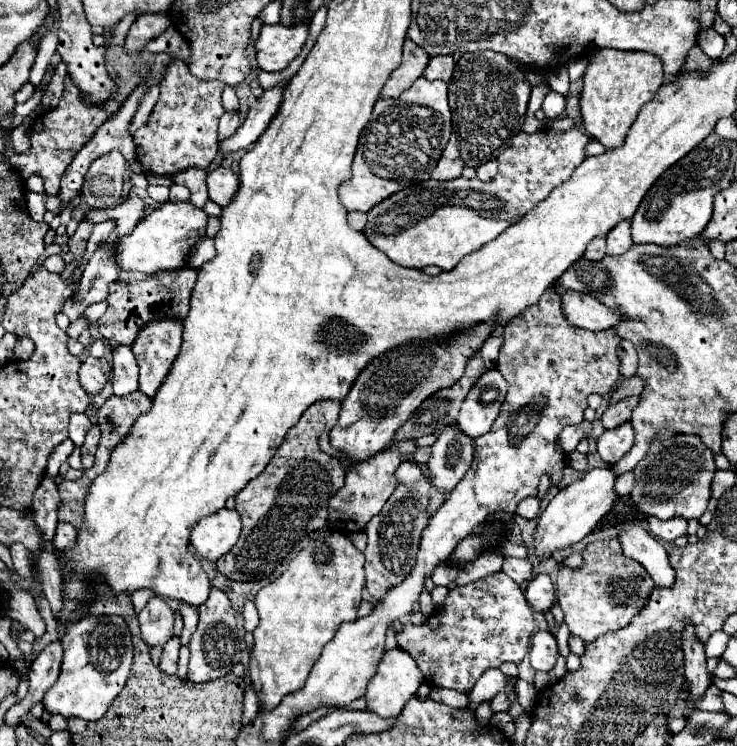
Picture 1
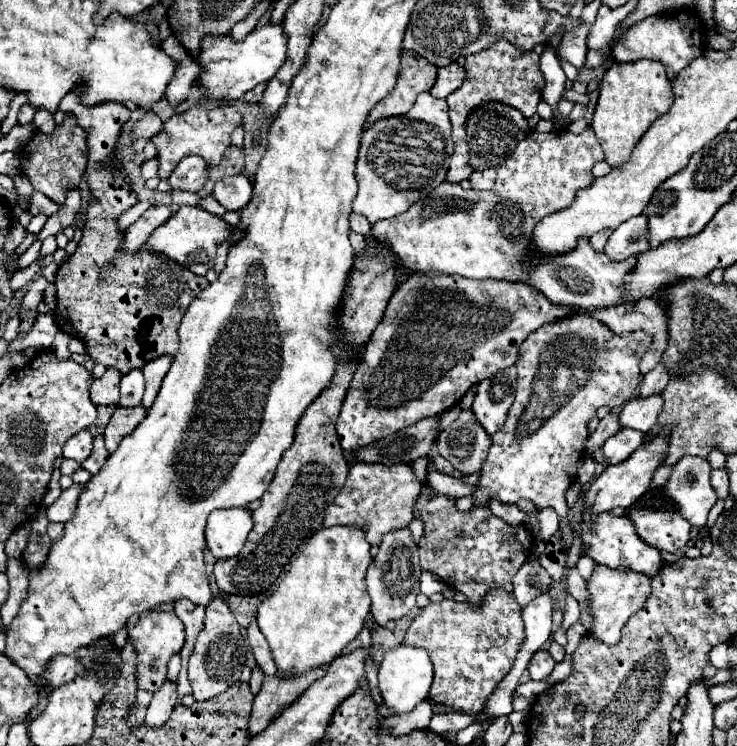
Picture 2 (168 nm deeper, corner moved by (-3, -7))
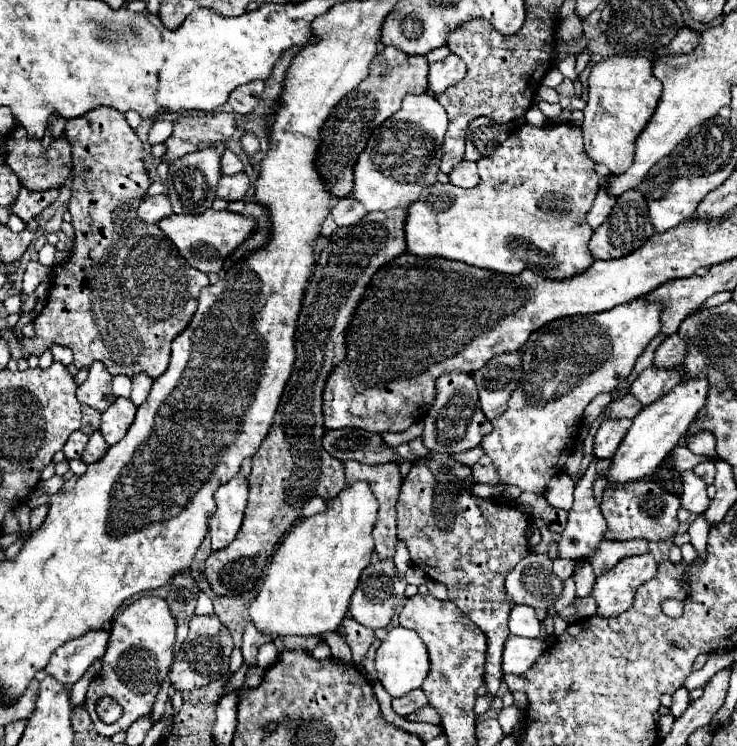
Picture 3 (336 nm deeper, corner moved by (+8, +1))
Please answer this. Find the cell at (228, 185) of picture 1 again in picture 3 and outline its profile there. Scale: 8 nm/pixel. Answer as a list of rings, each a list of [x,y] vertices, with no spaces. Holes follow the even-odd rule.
[[[245,172],[223,174],[217,184],[217,198],[223,200],[241,200],[249,188],[249,178]]]

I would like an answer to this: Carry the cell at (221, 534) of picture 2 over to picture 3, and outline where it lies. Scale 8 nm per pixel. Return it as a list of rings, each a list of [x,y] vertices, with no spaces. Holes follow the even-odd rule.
[[[237,474],[233,480],[219,486],[215,492],[215,502],[217,508],[209,516],[207,534],[211,538],[211,548],[221,550],[229,546],[231,540],[235,540],[241,528],[243,512],[247,506],[247,480]]]

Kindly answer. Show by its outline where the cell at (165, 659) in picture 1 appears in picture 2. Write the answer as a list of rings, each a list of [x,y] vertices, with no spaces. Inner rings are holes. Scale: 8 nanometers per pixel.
[[[164,682],[164,688],[160,688],[160,692],[156,692],[152,696],[152,702],[148,706],[146,712],[146,724],[150,728],[160,728],[172,714],[174,706],[178,700],[178,692],[176,692],[176,684],[172,682]]]

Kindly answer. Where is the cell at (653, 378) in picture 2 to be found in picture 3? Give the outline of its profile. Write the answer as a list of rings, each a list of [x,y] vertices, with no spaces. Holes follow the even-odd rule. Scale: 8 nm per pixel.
[[[677,334],[669,336],[655,350],[653,366],[655,368],[673,368],[673,366],[677,366],[683,360],[683,356],[685,356],[685,348],[687,348],[685,340],[681,340]]]

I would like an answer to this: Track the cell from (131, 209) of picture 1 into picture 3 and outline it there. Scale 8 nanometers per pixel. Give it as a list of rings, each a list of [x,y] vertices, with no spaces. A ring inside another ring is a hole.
[[[159,194],[159,196],[149,196],[141,202],[139,210],[137,210],[137,216],[139,220],[153,220],[153,222],[159,222],[161,218],[169,216],[173,212],[171,204],[169,204],[169,198],[165,194]]]

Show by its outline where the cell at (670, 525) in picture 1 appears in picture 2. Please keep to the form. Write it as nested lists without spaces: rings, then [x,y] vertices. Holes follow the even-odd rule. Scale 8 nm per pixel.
[[[630,508],[626,516],[632,520],[636,534],[658,550],[678,552],[690,540],[690,524],[678,512]]]

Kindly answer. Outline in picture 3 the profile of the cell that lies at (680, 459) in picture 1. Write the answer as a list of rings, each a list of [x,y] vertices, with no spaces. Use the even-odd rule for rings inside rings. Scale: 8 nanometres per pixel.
[[[685,470],[681,474],[681,484],[683,484],[683,494],[681,494],[681,506],[689,510],[691,514],[701,514],[709,506],[707,498],[707,486],[705,482],[693,474],[693,470]]]

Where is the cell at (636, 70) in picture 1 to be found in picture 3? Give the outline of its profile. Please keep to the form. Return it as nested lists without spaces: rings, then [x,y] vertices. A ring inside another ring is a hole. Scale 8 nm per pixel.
[[[609,56],[597,62],[589,74],[589,100],[581,124],[585,152],[605,164],[611,172],[621,174],[633,162],[633,142],[649,122],[661,96],[661,82],[653,76],[653,64],[647,58]]]

